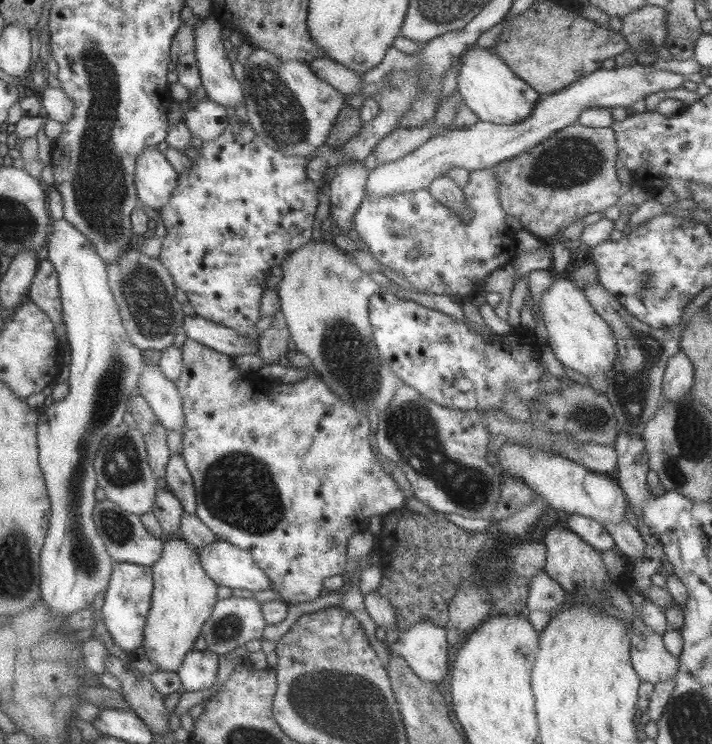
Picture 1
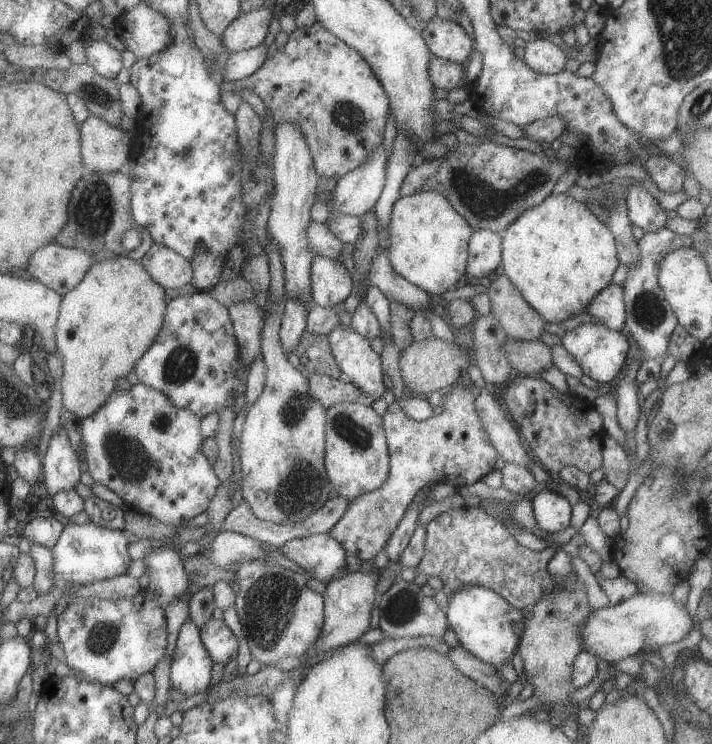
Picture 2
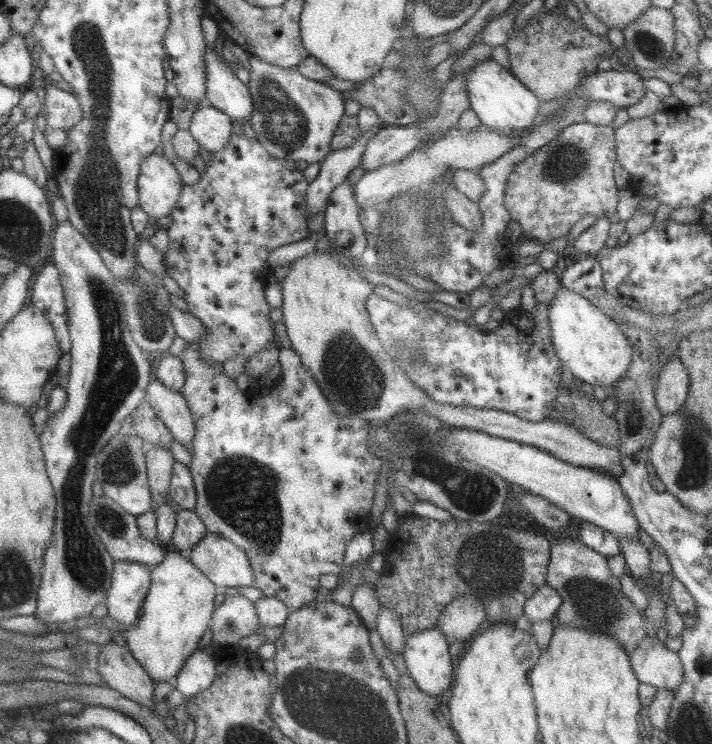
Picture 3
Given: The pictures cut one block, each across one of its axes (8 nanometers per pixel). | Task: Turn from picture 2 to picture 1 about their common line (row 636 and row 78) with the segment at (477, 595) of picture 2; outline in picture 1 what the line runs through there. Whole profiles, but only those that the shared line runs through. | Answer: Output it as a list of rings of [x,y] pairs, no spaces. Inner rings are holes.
[[[474,44],[455,61],[460,62],[456,91],[478,120],[493,124],[515,124],[531,114],[540,95],[515,76],[497,55],[489,53],[487,48]]]

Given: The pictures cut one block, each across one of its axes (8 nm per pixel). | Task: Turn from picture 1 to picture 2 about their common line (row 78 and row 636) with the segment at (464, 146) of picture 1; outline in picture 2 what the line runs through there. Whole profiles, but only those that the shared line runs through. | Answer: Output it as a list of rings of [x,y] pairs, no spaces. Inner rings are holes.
[[[637,593],[616,605],[592,610],[580,624],[583,650],[605,660],[610,665],[634,655],[652,645],[664,645],[681,640],[692,628],[686,604],[679,605],[672,595]]]

